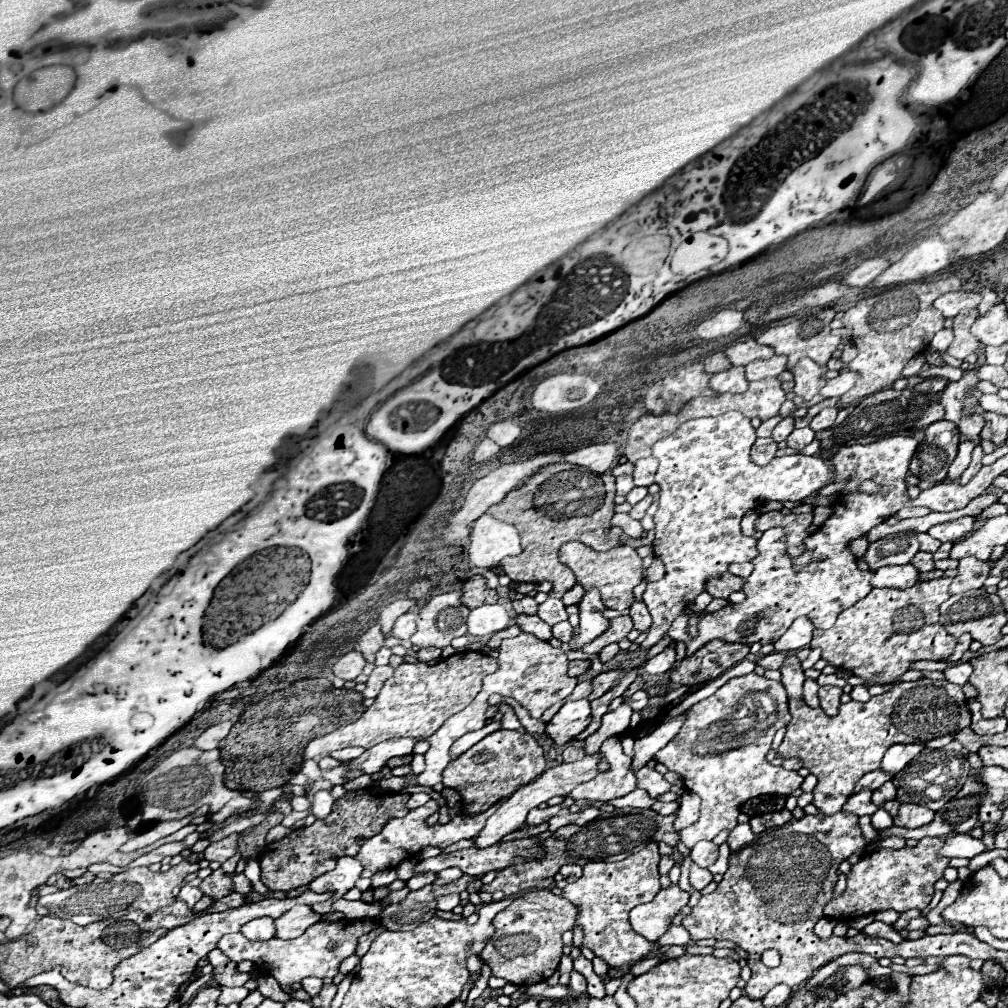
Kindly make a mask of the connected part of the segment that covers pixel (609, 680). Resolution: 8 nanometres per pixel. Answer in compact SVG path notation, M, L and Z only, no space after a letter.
M610 670L610 672L602 672L598 676L592 678L592 694L590 700L600 698L604 692L608 692L616 682L620 680L620 670Z

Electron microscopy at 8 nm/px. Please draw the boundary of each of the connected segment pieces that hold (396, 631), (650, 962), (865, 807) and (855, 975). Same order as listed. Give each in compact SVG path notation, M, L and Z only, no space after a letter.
M406 612L406 614L402 614L402 616L396 620L390 636L400 638L400 640L408 640L408 638L412 636L412 632L416 632L416 618L418 618L416 612Z
M657 958L643 959L632 967L630 973L633 974L634 977L639 976L640 974L648 972L659 963L660 961Z
M862 788L862 792L856 792L850 796L850 800L844 804L844 812L852 812L856 816L866 816L866 814L874 814L878 808L876 804L872 804L870 800L872 790L870 788Z
M848 966L844 970L844 978L848 978L850 982L862 982L862 984L868 982L868 974L862 966Z

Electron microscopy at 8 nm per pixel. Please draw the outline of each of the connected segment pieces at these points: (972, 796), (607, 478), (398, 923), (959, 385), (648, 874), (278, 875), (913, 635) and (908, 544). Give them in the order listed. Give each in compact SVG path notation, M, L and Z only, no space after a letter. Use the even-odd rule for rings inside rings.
M968 776L966 784L962 786L962 790L942 808L934 814L934 820L918 830L906 830L906 828L898 828L892 826L888 830L880 830L880 838L888 838L888 836L902 836L902 838L914 838L914 840L922 840L926 836L948 836L948 834L964 834L970 832L974 826L978 826L978 808L982 804L986 796L986 788L984 784L980 784L980 780L972 780L972 776Z
M566 462L548 466L540 470L540 474L542 480L540 476L538 480L532 476L528 484L510 492L498 506L492 506L488 512L492 516L498 516L498 520L514 524L522 540L522 554L514 558L504 558L500 562L508 578L512 582L548 580L552 582L550 596L562 598L576 584L574 574L558 562L558 548L564 542L578 540L594 550L612 550L620 546L618 528L610 524L614 516L614 476L610 472L590 474L586 468L570 466Z
M464 874L460 880L446 884L446 886L424 886L422 890L410 892L402 902L398 904L390 904L382 910L380 920L382 926L386 926L388 930L414 930L418 928L422 922L430 920L436 914L436 898L444 896L444 894L460 894L462 890L466 890L466 886L476 880L468 874Z
M966 368L964 376L958 382L948 382L948 386L940 392L940 404L946 410L946 420L952 420L962 438L980 442L980 432L984 426L982 408L980 408L980 396L982 392L976 390L976 384L980 382L976 376L978 368Z
M650 842L638 854L630 854L620 862L590 862L584 866L584 874L564 888L564 898L580 908L576 924L584 930L584 946L600 956L608 966L624 966L636 962L658 946L632 932L628 924L628 912L639 904L648 903L660 890L658 844ZM638 856L638 858L636 858Z
M370 788L348 792L344 798L334 802L334 808L328 818L316 820L312 826L292 830L286 838L266 844L260 856L262 882L270 890L280 892L288 892L298 886L308 886L314 878L330 872L336 866L338 858L356 856L362 842L376 836L390 818L406 816L408 798L408 794L392 794Z
M936 578L918 582L906 590L874 588L864 600L844 610L830 630L814 630L810 649L820 648L828 664L852 670L854 676L864 680L878 674L878 682L866 684L890 686L908 672L916 660L946 660L952 656L956 638L950 636L938 620L938 608L950 596L950 584L952 578Z
M898 532L872 542L864 554L864 560L868 562L870 570L882 566L902 566L908 564L918 550L920 542L916 540L916 532Z

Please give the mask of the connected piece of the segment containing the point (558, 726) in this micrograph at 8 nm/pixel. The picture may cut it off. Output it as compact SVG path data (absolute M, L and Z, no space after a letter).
M588 700L566 702L558 710L558 714L546 724L546 734L554 740L554 744L564 746L564 744L572 742L580 732L584 732L590 722L592 722L592 718L590 718Z

